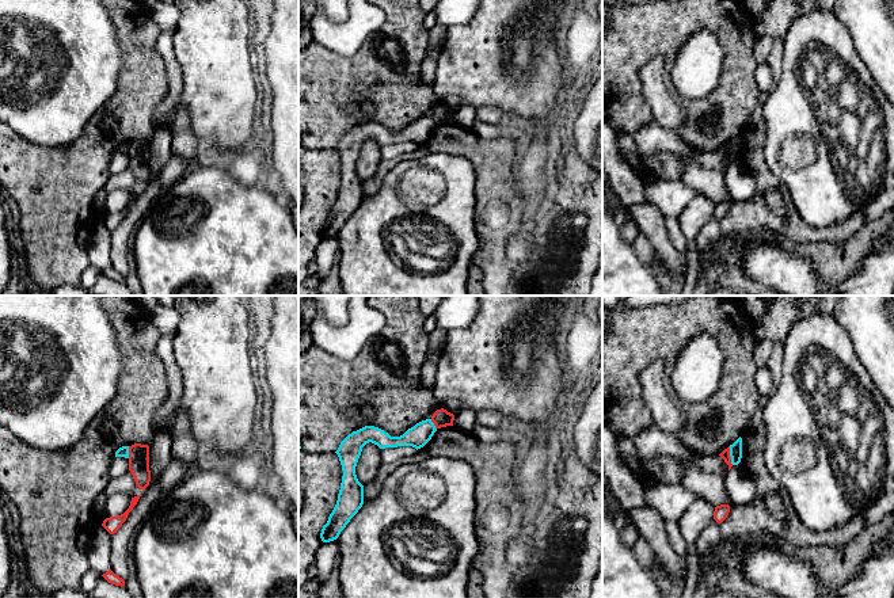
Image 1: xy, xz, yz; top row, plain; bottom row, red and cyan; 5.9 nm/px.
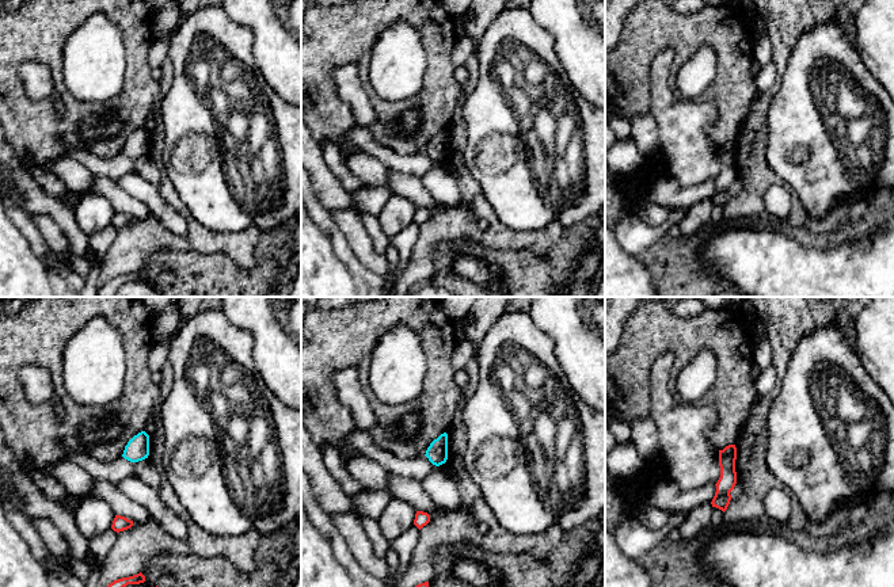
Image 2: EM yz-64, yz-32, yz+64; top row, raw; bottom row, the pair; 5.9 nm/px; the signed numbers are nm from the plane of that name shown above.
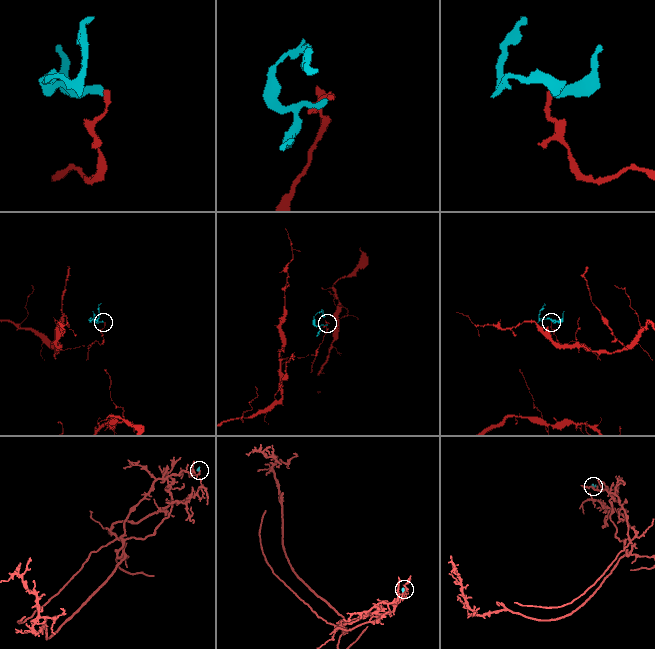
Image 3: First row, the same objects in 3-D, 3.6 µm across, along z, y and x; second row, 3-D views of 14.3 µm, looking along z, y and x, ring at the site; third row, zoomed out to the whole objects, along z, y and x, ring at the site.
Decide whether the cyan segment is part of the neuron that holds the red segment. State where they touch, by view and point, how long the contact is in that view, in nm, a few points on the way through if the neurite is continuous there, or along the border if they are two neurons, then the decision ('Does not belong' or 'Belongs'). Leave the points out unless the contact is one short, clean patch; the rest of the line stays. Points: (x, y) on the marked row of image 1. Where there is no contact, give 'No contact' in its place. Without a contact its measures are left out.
Touches red at yz (729, 456). Shared border 110 nm. Boundary: yz (729, 446), (733, 464). Does not belong

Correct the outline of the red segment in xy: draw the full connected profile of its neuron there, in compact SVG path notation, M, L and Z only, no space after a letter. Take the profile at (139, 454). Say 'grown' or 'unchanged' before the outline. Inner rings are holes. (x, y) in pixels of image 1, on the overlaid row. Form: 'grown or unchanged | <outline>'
unchanged | M134 443L129 446L129 471L140 490L145 490L151 481L149 446Z

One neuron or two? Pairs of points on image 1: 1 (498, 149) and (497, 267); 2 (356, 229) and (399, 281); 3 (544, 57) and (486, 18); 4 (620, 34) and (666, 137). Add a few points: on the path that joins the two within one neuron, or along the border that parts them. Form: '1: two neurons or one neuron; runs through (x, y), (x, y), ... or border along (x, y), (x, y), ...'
1: one neuron; runs through (495, 179), (495, 237)
2: one neuron; runs through (361, 242), (387, 269)
3: one neuron; runs through (528, 84), (513, 84), (486, 57), (486, 45)
4: two neurons; border along (653, 120), (632, 136)

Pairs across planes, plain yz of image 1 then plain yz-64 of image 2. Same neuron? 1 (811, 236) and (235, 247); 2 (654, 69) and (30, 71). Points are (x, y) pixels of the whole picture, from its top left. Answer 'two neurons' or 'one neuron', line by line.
1: one neuron
2: one neuron

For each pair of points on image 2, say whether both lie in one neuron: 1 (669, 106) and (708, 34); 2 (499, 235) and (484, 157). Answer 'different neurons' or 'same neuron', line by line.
1: different neurons
2: different neurons

